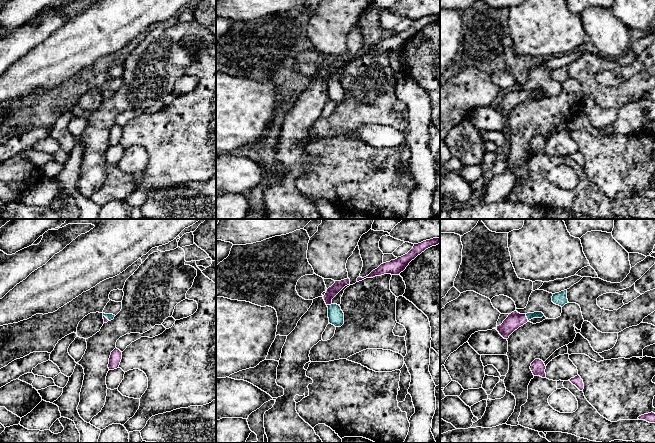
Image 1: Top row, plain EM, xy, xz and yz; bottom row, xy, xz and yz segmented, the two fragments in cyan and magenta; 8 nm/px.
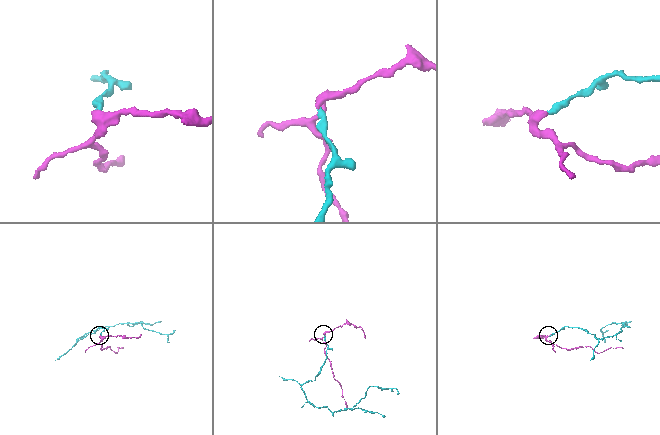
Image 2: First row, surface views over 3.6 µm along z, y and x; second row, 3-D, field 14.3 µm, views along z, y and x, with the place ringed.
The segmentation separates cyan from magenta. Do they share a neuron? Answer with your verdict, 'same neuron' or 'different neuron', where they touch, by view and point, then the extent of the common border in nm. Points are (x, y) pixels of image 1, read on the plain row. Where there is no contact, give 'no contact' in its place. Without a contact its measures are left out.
same neuron; meets cyan in yz at (526, 92); contact 60 nm long

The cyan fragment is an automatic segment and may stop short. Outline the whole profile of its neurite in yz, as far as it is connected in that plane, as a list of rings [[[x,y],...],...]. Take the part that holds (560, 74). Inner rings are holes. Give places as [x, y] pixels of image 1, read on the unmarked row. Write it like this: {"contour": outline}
{"contour": [[[567,66],[553,70],[552,78],[561,83],[563,83],[565,80],[569,79],[568,75],[567,75]]]}

